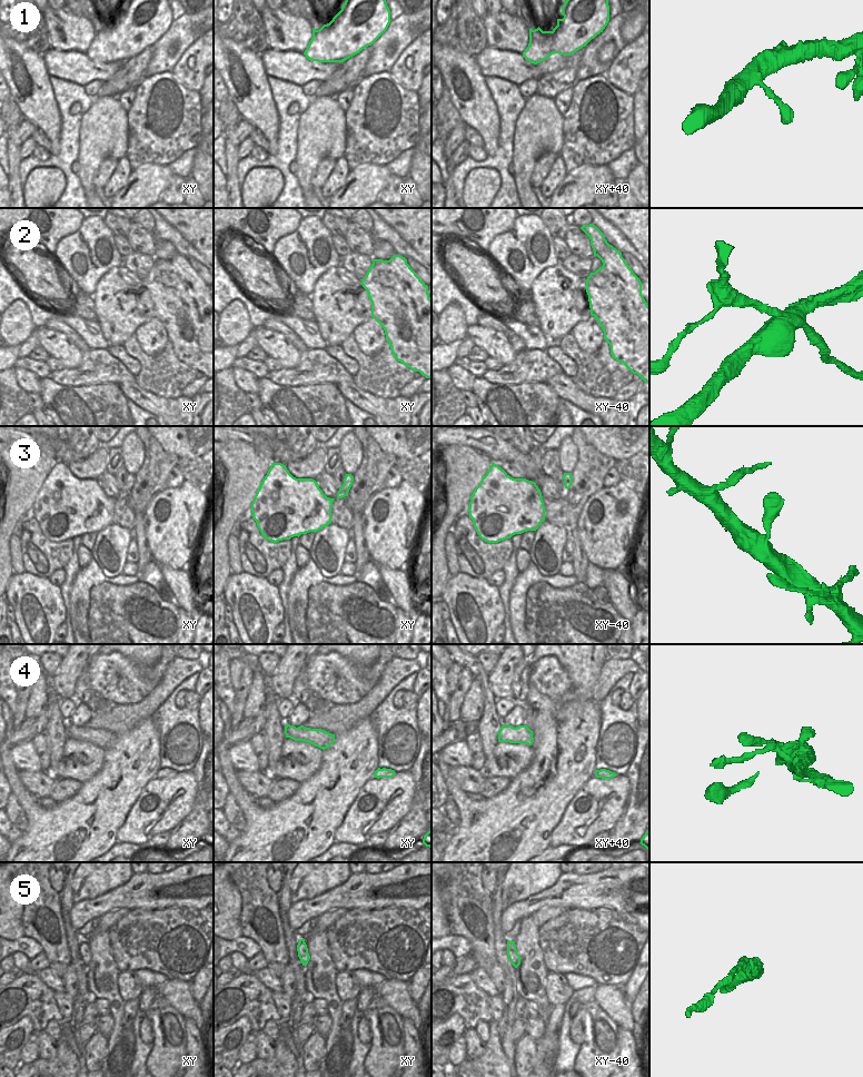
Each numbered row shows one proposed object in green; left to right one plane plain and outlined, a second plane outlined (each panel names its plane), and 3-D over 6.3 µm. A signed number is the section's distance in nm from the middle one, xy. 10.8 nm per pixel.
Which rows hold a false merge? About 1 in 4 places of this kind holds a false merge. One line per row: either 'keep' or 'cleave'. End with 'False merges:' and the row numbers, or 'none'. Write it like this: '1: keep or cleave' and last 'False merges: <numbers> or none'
1: keep
2: cleave
3: keep
4: keep
5: keep
False merges: 2

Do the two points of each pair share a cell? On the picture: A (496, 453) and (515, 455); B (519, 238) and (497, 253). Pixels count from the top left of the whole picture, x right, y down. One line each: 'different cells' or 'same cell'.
A: same cell
B: same cell

